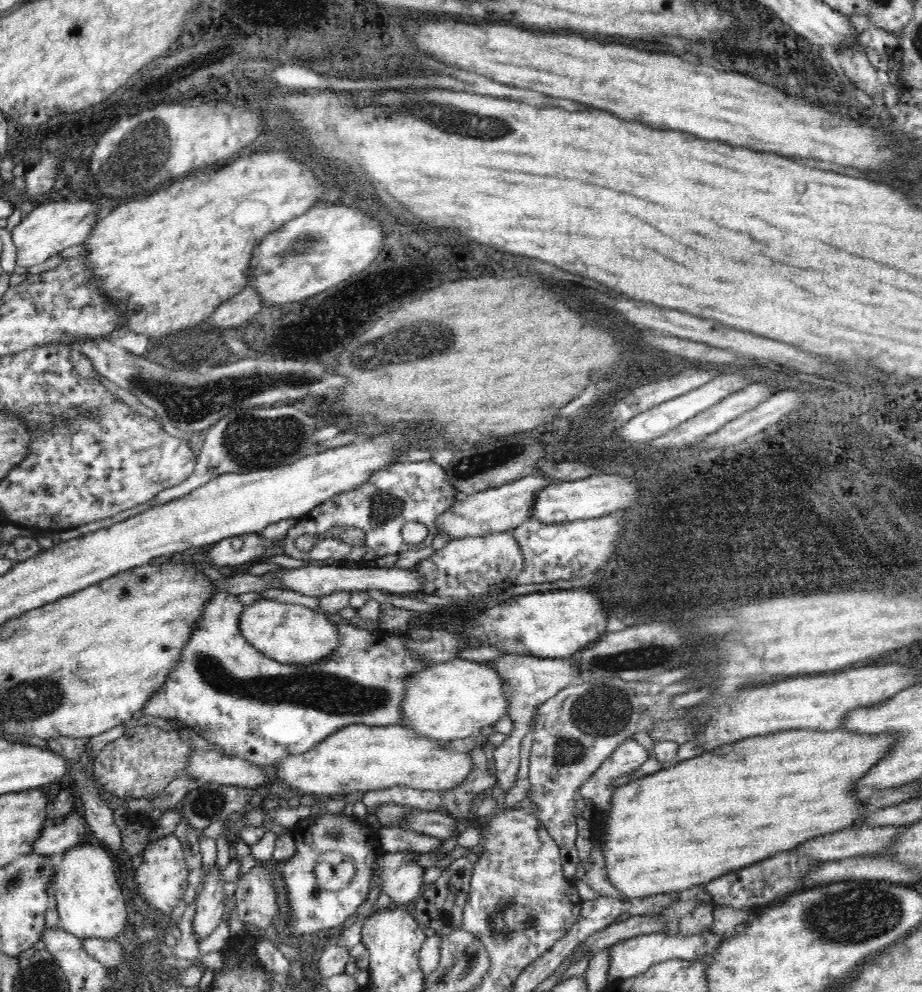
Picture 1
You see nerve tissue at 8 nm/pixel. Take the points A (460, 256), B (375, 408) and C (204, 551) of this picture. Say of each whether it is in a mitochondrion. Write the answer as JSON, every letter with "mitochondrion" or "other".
{"A":"other","B":"other","C":"other"}

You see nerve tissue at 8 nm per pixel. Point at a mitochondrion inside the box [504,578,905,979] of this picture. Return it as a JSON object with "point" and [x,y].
{"point":[594,715]}

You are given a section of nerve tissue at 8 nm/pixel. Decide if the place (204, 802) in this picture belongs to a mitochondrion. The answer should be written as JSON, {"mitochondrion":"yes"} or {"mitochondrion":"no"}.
{"mitochondrion":"yes"}

